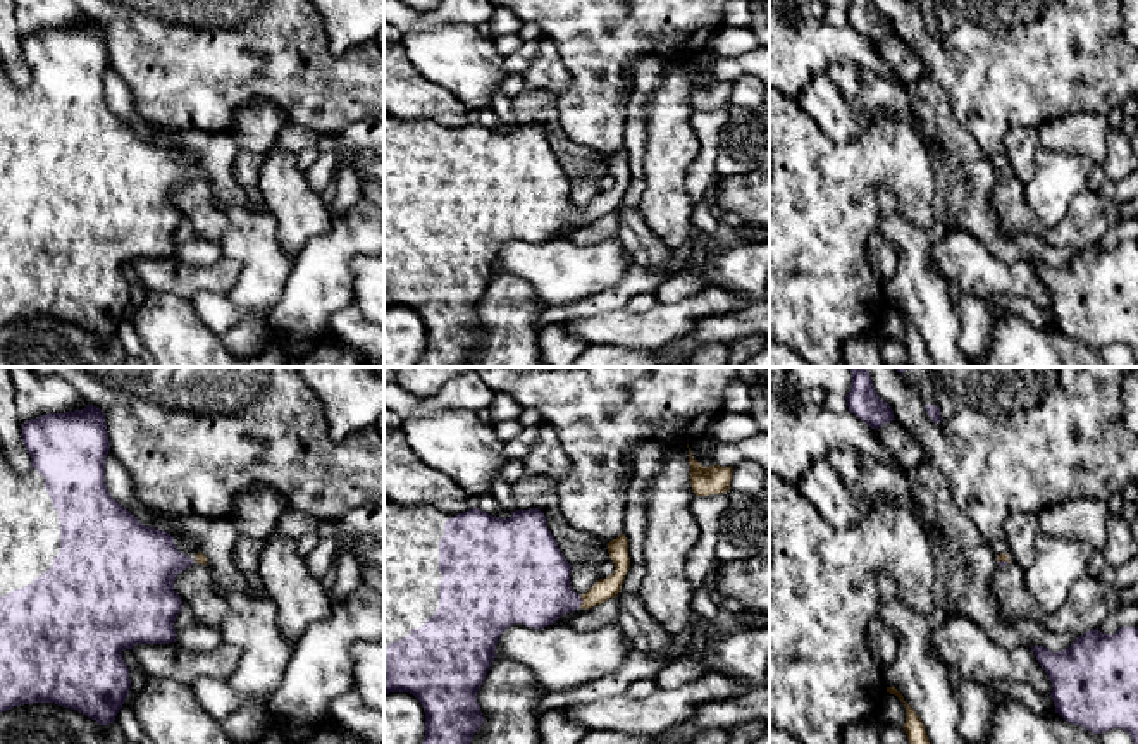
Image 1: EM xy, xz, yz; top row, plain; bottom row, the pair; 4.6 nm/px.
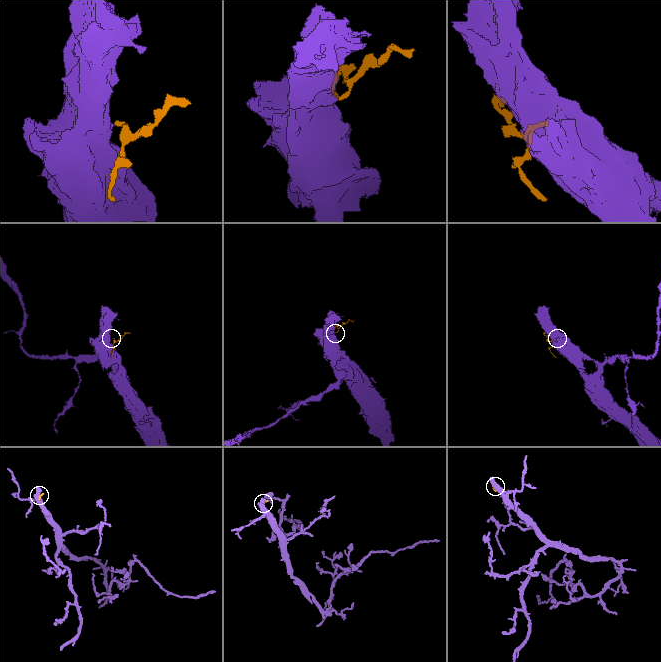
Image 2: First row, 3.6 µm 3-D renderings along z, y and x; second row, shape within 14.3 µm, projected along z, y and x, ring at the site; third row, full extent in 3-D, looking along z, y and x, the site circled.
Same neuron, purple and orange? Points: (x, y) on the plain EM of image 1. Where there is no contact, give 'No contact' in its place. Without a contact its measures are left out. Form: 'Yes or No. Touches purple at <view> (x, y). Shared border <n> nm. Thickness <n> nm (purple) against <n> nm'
Yes. Touches purple at xz (581, 216). Shared border 60 nm. Thickness 360 nm (purple) against 100 nm

